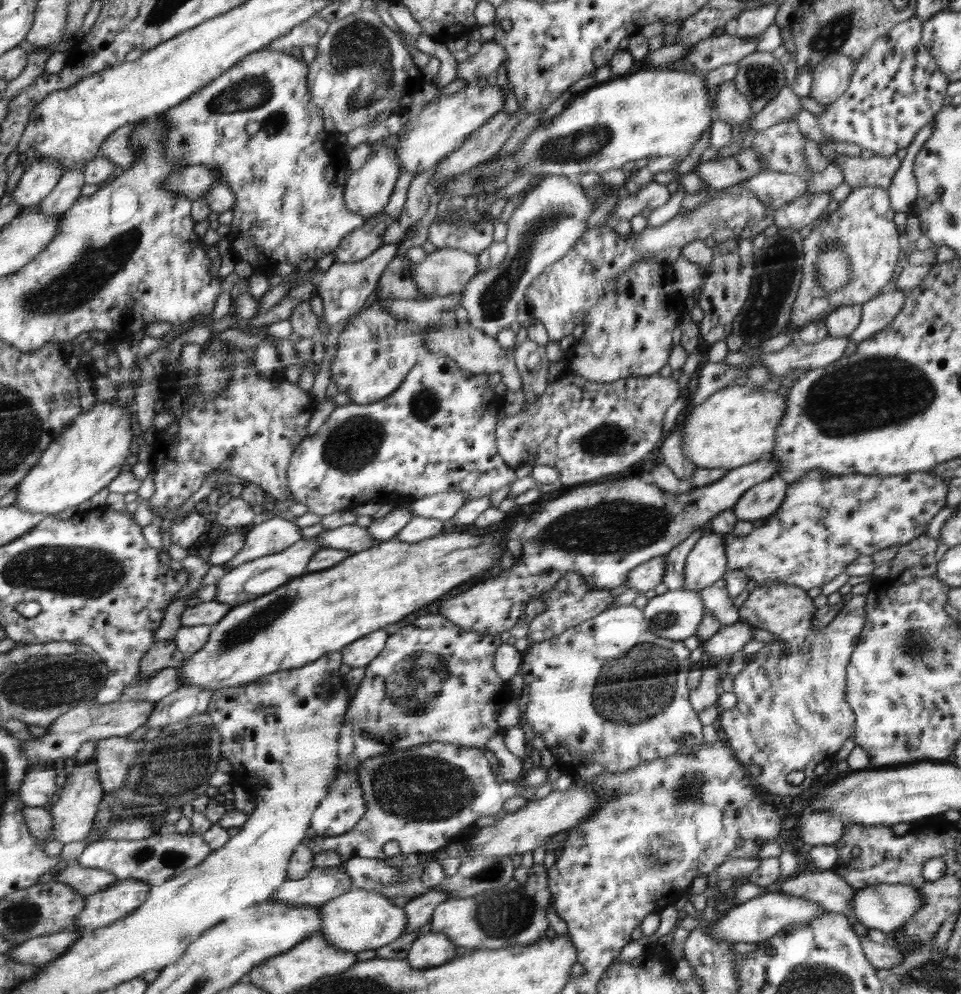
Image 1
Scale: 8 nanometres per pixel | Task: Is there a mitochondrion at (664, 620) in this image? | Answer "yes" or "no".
yes

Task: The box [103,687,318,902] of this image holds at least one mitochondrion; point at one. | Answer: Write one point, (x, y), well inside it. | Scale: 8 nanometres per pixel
(179, 762)

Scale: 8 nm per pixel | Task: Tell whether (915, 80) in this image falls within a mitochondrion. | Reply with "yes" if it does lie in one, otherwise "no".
no

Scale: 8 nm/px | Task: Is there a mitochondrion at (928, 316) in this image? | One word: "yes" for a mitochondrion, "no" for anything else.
no

